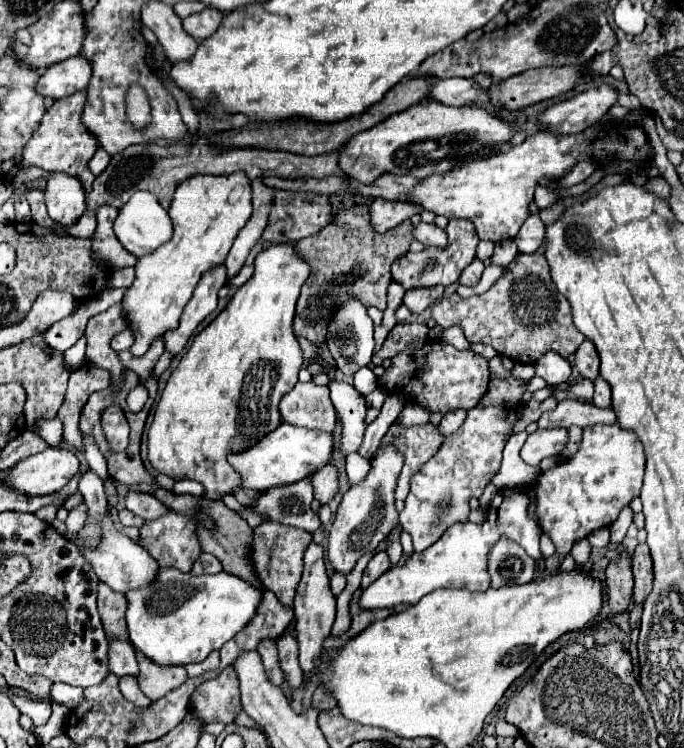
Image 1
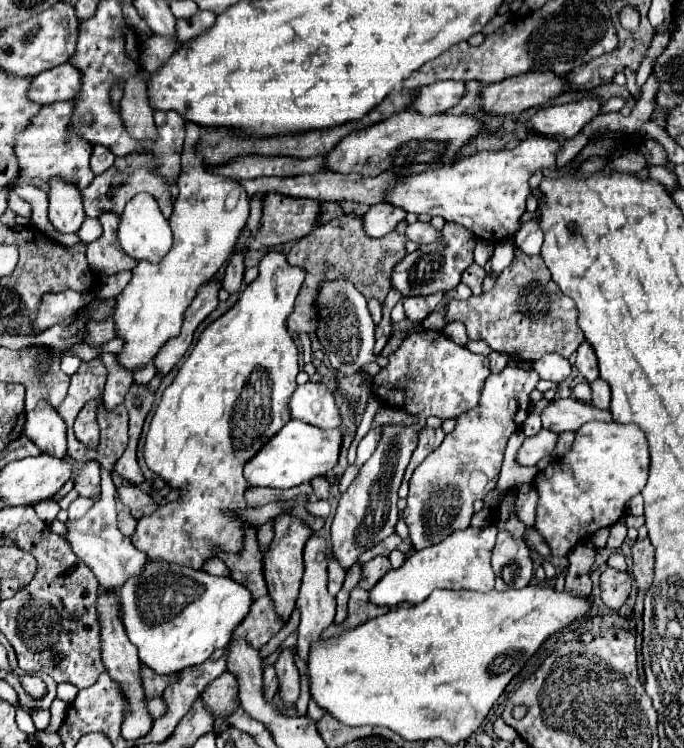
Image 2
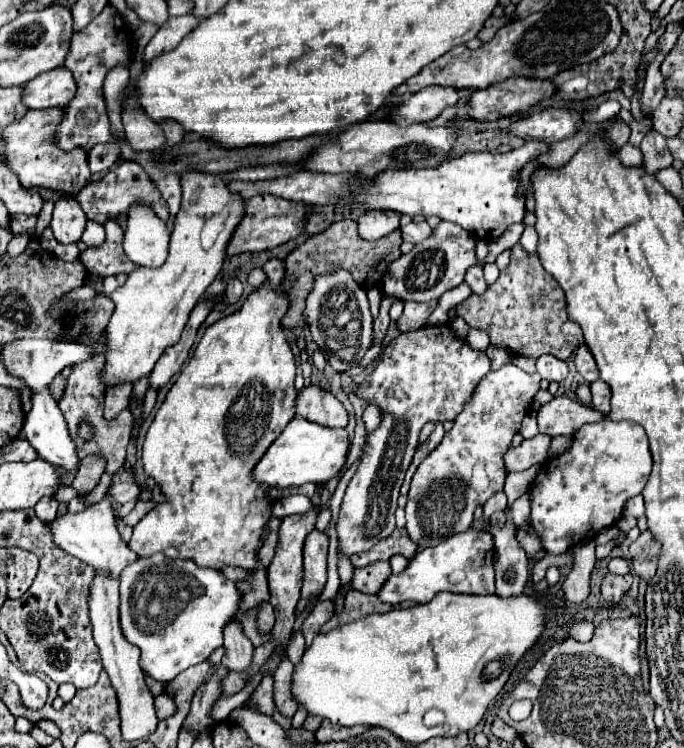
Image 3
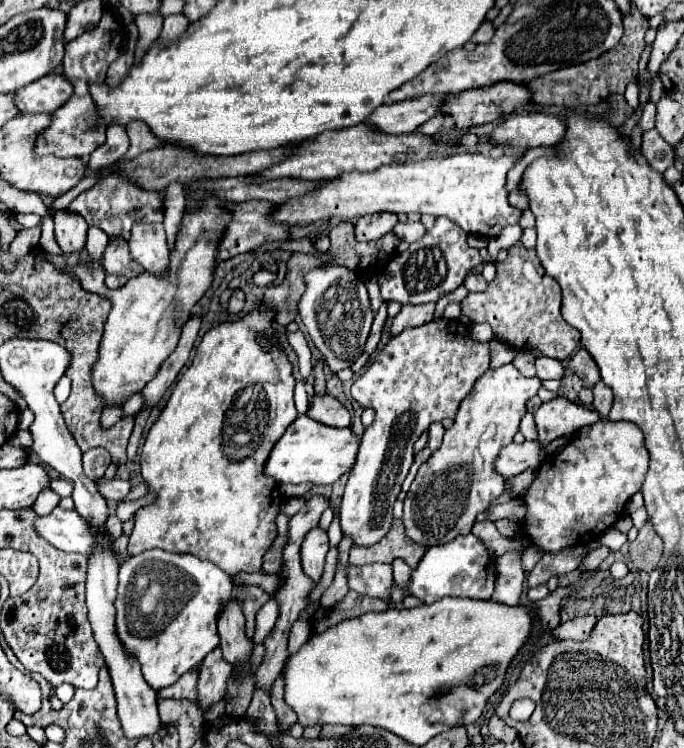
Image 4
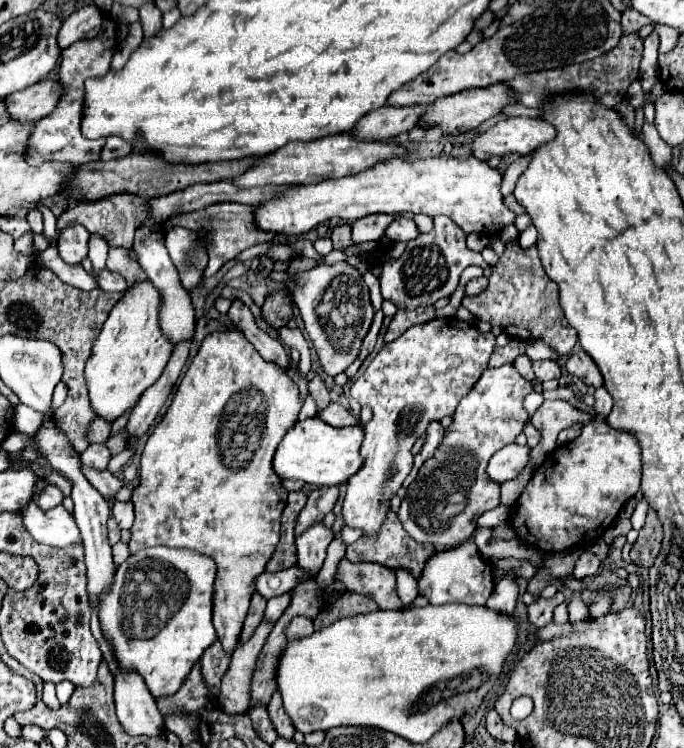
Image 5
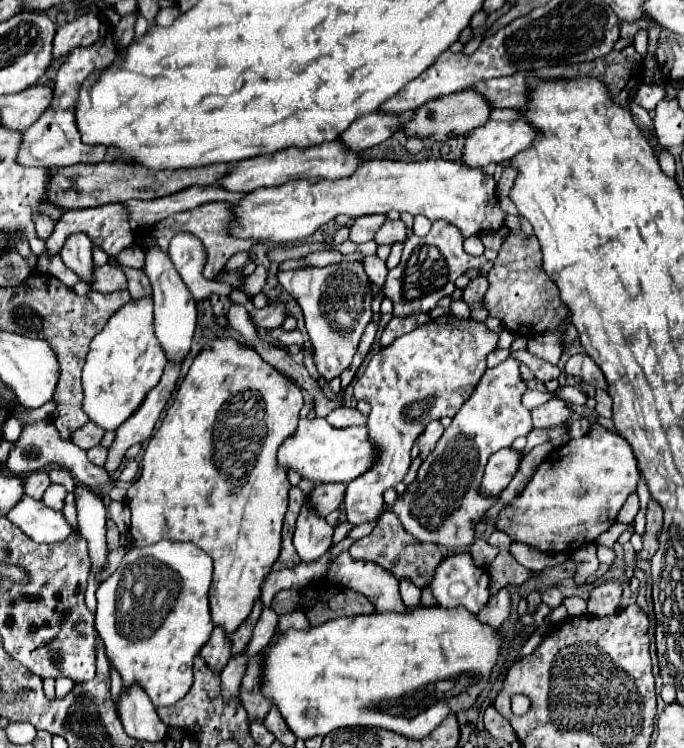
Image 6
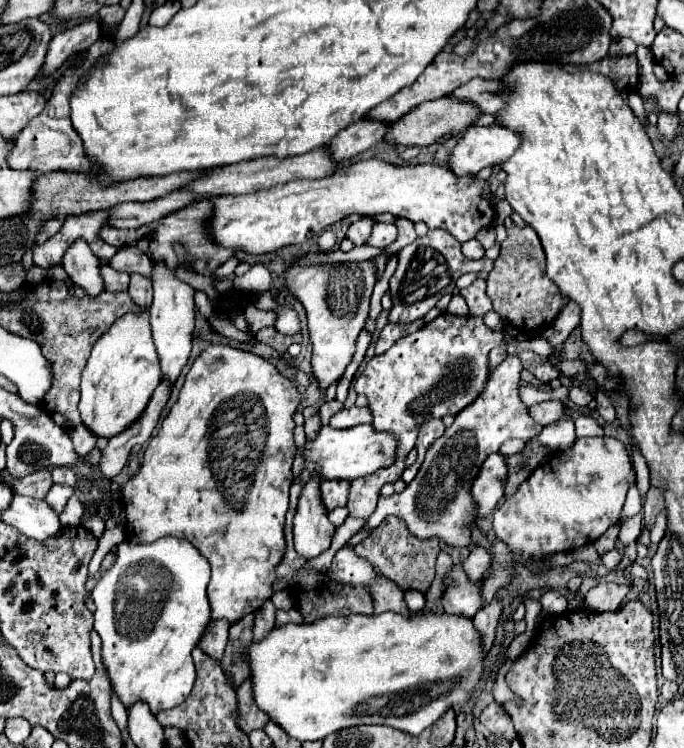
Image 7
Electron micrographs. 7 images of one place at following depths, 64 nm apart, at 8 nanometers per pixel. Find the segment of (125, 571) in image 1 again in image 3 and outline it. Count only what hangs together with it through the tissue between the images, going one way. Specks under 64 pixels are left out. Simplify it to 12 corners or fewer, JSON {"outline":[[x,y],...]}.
{"outline":[[110,494],[50,522],[54,542],[118,580],[136,562]]}

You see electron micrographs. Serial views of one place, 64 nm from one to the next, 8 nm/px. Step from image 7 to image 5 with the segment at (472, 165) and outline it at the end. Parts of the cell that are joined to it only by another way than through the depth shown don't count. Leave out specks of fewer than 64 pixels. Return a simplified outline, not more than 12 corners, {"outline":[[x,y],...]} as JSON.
{"outline":[[498,118],[472,142],[484,160],[552,142],[544,118]]}

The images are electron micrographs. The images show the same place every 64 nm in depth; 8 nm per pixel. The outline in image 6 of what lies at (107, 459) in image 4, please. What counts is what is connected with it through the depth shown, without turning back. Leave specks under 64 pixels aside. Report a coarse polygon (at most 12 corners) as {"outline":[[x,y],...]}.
{"outline":[[101,445],[87,451],[87,458],[103,467],[107,449]]}

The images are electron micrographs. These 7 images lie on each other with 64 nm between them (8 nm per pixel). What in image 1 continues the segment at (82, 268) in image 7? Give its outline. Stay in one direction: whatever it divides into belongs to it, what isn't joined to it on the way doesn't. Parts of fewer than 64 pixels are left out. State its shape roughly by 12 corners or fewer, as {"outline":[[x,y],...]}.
{"outline":[[52,174],[44,198],[50,218],[74,224],[86,210],[82,182]]}

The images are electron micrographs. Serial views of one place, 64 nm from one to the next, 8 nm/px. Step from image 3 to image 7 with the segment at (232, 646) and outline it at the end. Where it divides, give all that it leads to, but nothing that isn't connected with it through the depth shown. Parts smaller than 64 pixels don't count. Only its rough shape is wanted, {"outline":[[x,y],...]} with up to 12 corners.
{"outline":[[194,360],[122,488],[130,540],[208,558],[212,618],[274,594],[302,394]]}

